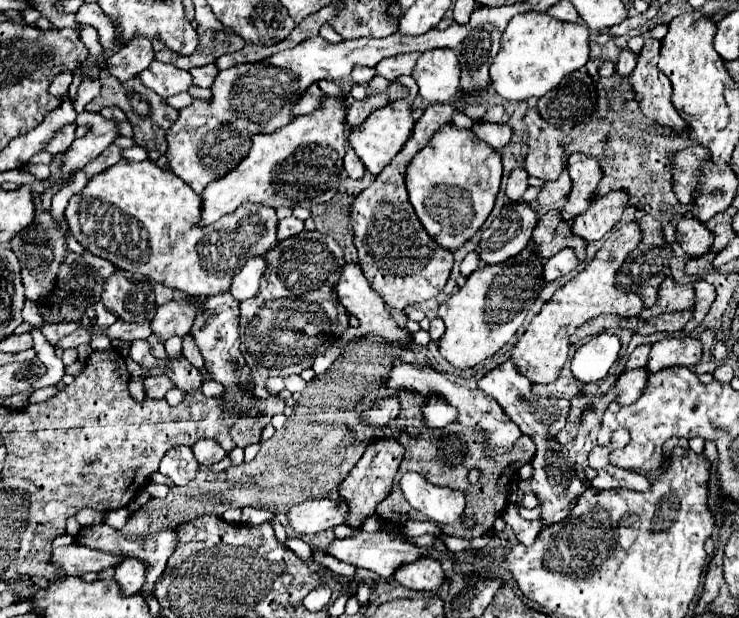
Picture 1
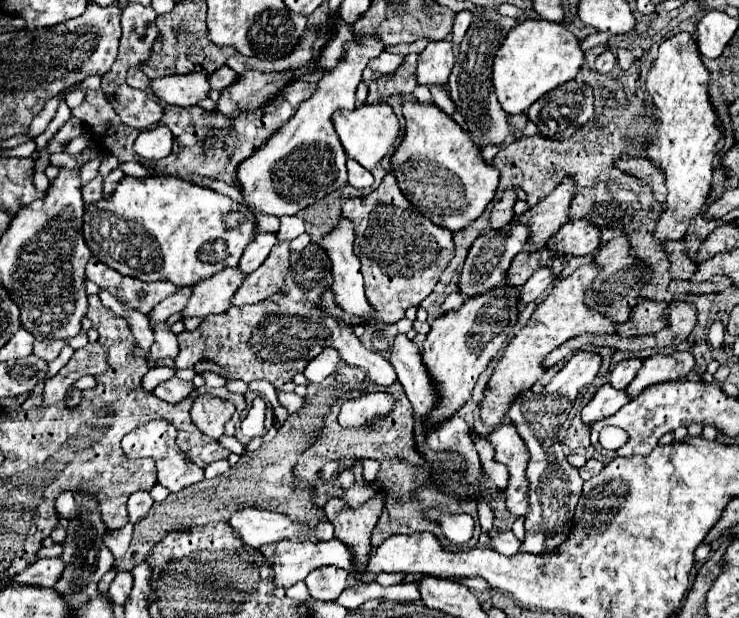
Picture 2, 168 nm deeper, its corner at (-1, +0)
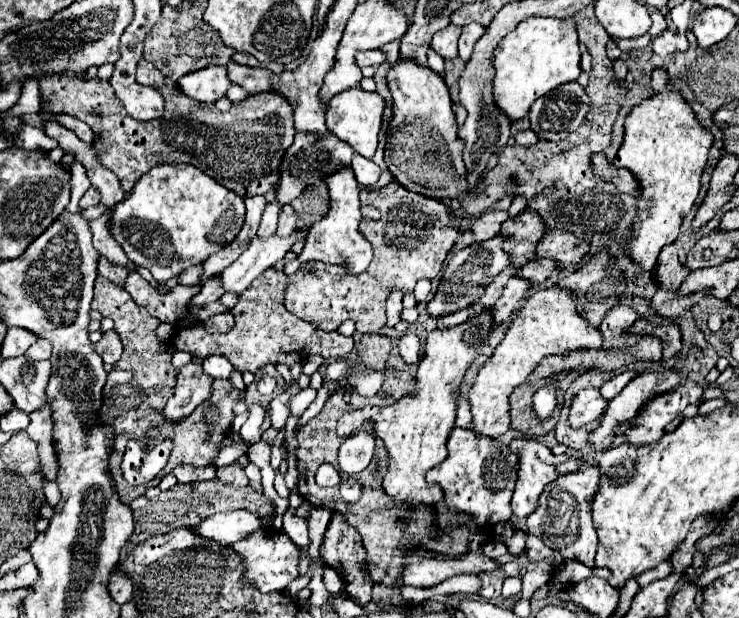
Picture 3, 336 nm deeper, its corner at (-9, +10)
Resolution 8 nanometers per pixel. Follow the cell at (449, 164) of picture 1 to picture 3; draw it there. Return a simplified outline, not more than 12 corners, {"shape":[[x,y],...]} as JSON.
{"shape":[[414,60],[388,76],[384,162],[406,190],[466,192],[444,78]]}

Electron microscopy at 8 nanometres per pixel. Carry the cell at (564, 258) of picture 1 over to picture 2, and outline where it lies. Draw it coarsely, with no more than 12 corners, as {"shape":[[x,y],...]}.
{"shape":[[552,268],[536,270],[524,284],[524,304],[540,298],[558,276]]}

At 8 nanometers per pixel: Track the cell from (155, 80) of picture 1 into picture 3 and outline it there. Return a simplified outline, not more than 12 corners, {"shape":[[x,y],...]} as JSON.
{"shape":[[226,66],[182,76],[186,96],[210,104],[226,96]]}

